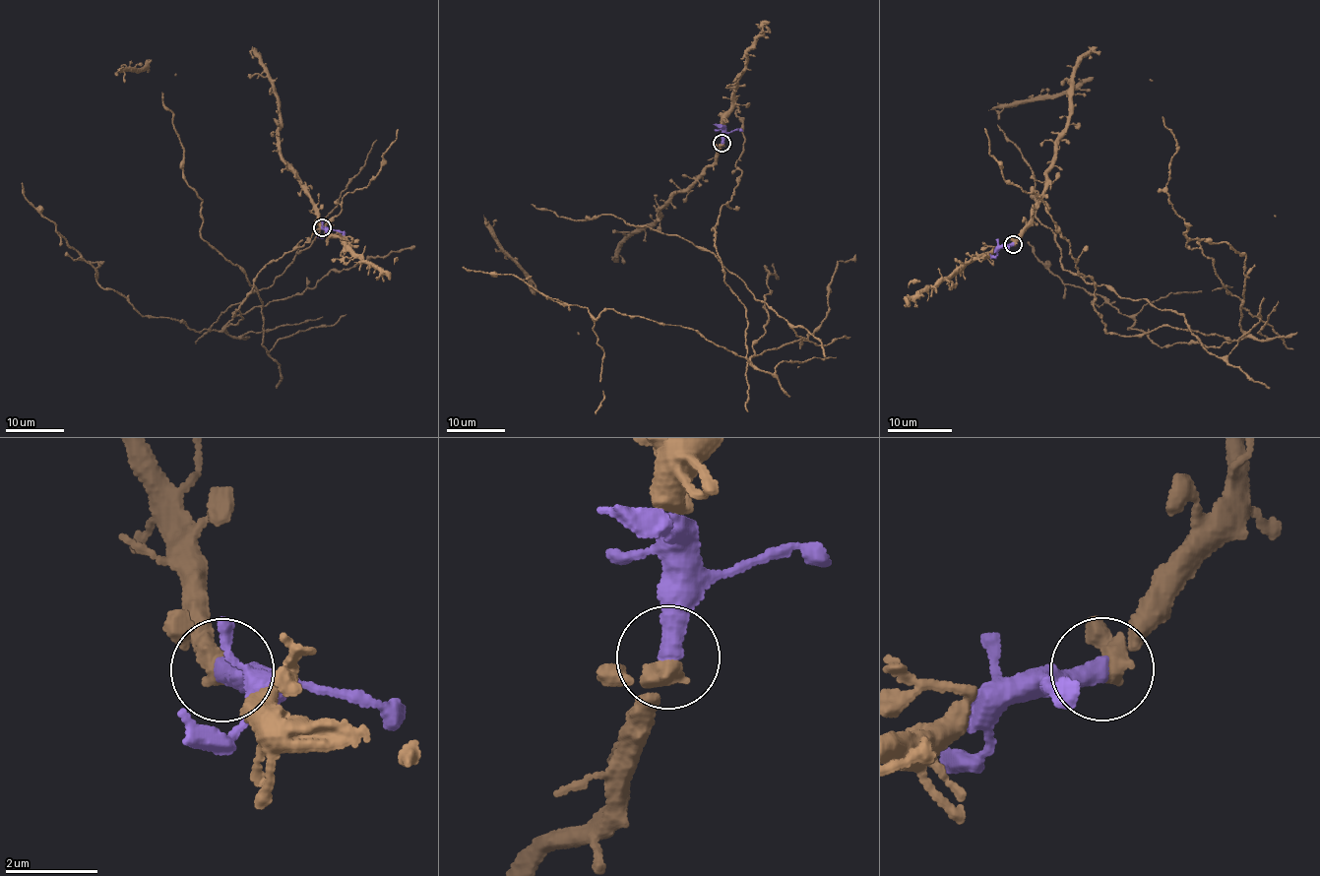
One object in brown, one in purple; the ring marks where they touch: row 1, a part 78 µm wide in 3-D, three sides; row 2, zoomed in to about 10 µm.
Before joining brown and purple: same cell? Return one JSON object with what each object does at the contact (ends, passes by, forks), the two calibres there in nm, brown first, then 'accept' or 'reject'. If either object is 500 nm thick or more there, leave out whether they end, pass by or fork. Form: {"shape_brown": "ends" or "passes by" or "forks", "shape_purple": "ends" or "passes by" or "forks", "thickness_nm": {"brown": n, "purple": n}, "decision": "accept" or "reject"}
{"shape_brown": "passes by", "shape_purple": "ends", "thickness_nm": {"brown": 320, "purple": 440}, "decision": "accept"}

